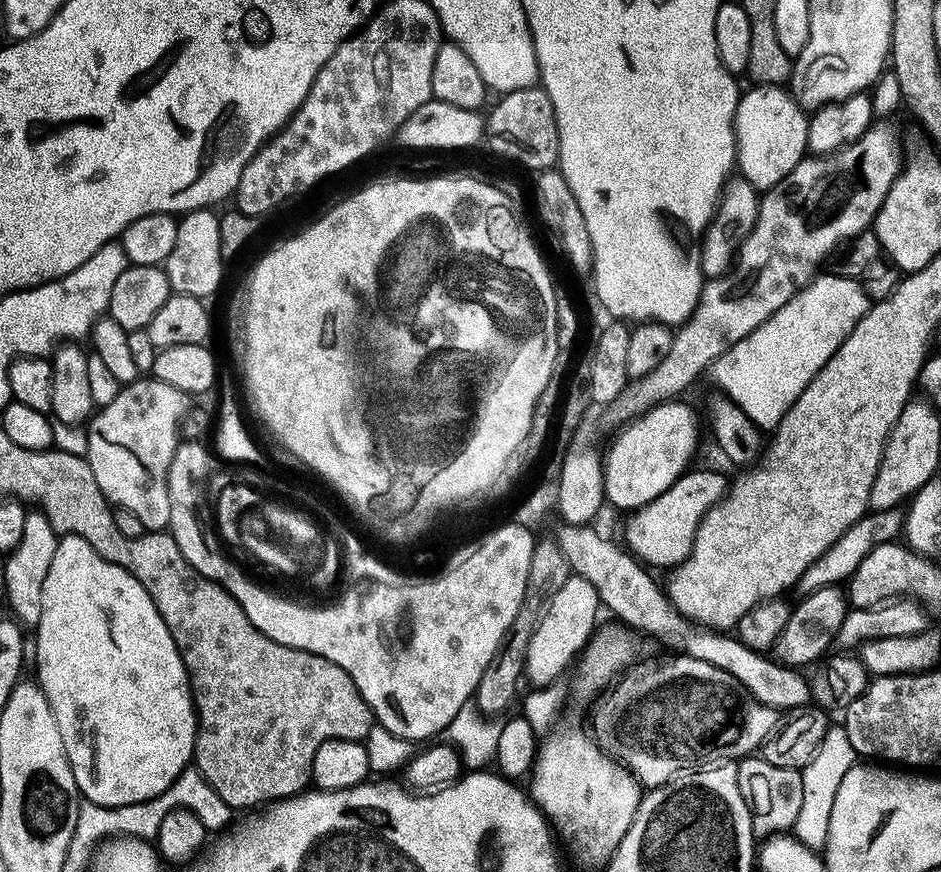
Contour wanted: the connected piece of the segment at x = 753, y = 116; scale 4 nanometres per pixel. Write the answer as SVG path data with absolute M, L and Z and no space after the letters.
M755 85L737 99L735 110L736 166L759 192L774 187L805 157L808 116L791 93L779 85Z

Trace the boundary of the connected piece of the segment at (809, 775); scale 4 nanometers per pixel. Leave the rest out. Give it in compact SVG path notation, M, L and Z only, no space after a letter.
M834 724L829 727L818 754L801 771L804 798L802 798L802 806L792 830L796 839L812 851L823 849L829 834L830 811L833 810L838 786L841 784L842 778L845 777L846 771L852 768L857 760L858 757L853 746L850 745L843 725Z

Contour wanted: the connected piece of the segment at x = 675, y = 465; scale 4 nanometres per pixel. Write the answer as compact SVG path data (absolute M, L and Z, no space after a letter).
M684 402L657 404L649 412L623 425L611 437L612 445L602 456L604 499L609 505L627 510L646 506L658 498L658 494L670 490L670 486L689 471L696 443L700 440L700 428L696 425L695 414L680 403Z

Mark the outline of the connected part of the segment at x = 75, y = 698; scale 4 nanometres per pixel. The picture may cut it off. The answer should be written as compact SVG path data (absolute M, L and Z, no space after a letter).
M60 536L58 550L54 550L54 562L50 562L50 574L46 574L46 586L42 586L42 618L35 625L36 632L36 672L38 683L50 706L54 710L54 722L62 733L66 746L66 758L74 770L74 782L78 782L80 795L84 800L101 804L104 807L130 806L132 803L146 802L167 791L184 768L193 763L192 751L196 745L196 706L192 702L192 687L188 685L188 672L184 669L178 646L162 622L162 614L154 606L150 594L122 566L114 566L99 556L86 542L77 536Z

